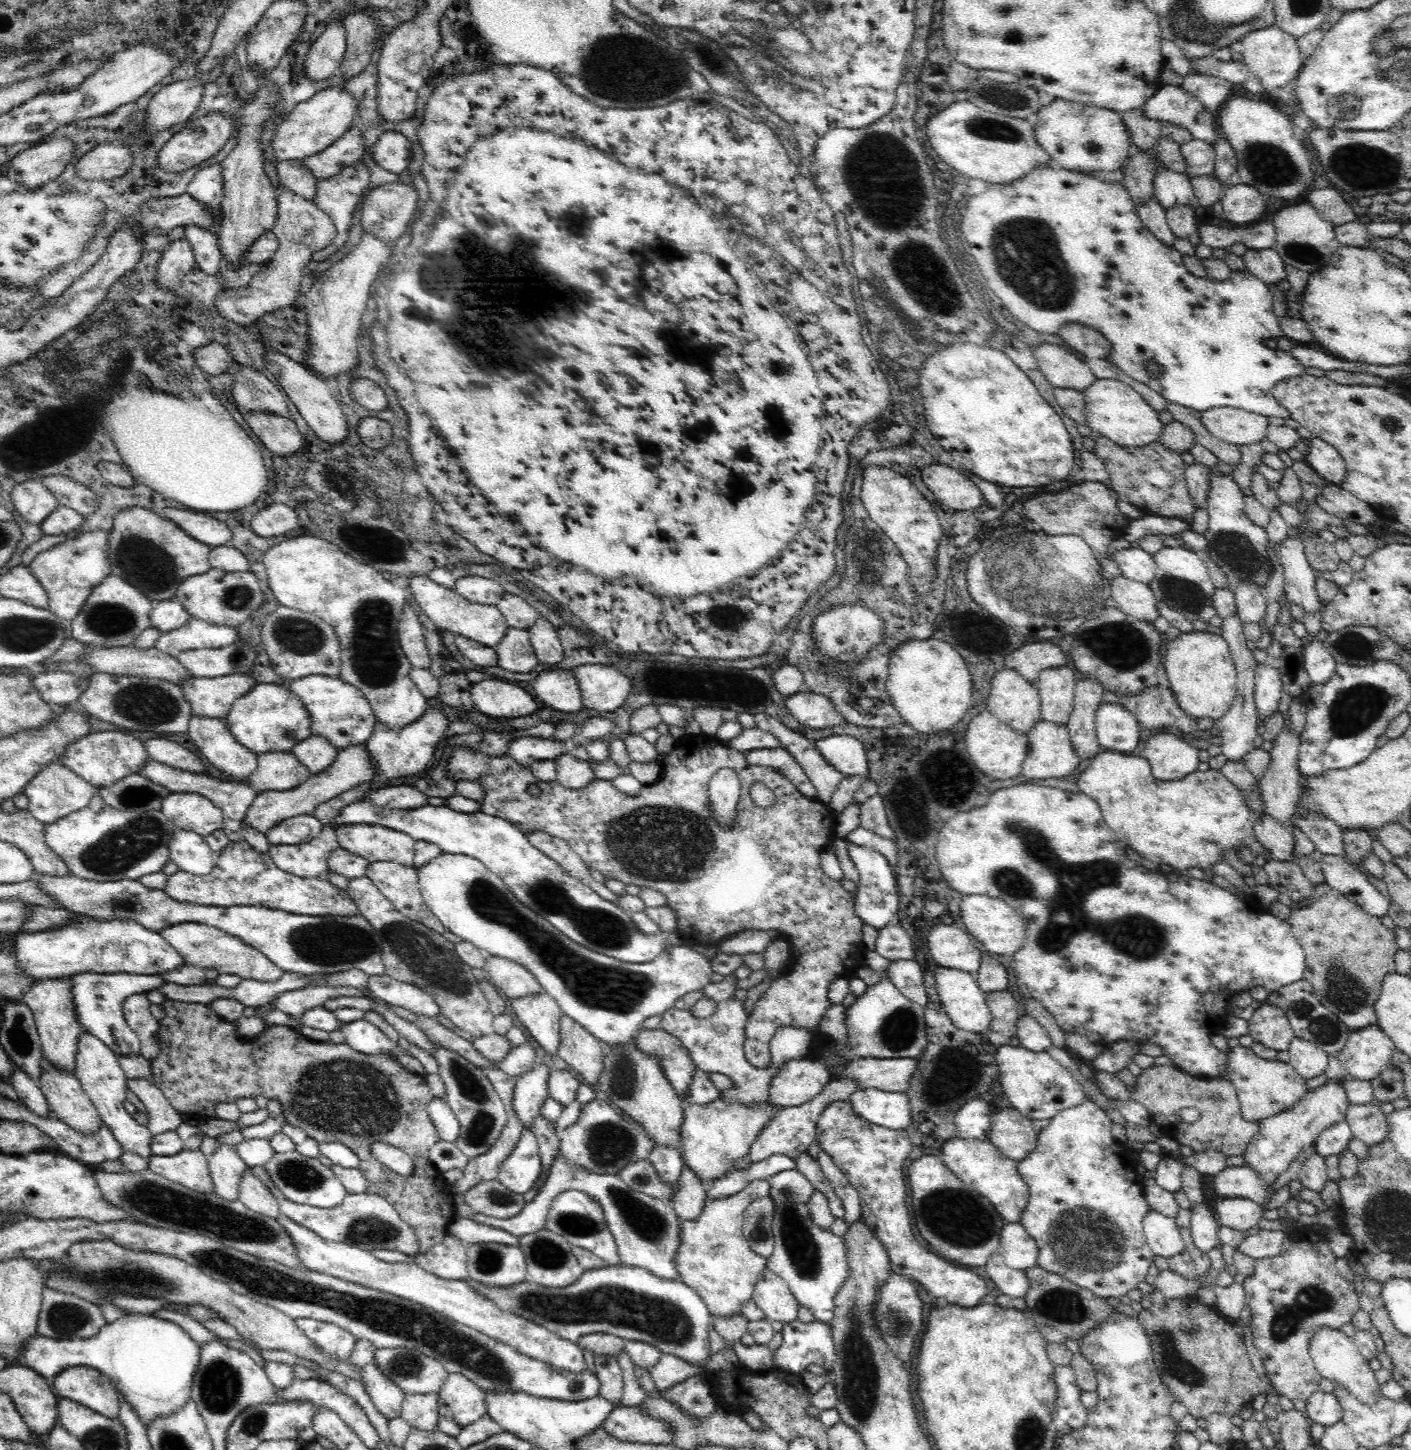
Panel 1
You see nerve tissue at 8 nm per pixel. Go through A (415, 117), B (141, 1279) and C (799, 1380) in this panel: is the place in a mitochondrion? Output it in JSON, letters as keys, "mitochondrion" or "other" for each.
{"A":"other","B":"mitochondrion","C":"other"}

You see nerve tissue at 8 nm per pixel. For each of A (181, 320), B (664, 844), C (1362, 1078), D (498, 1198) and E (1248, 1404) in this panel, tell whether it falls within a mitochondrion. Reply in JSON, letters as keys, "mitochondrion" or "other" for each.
{"A":"other","B":"mitochondrion","C":"other","D":"mitochondrion","E":"other"}

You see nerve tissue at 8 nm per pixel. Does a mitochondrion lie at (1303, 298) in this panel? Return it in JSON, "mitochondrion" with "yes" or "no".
{"mitochondrion":"no"}

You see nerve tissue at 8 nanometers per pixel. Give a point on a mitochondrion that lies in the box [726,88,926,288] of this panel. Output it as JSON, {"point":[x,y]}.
{"point":[865,151]}

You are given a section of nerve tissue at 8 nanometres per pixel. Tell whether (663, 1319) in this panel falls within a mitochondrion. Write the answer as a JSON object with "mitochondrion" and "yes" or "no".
{"mitochondrion":"yes"}

